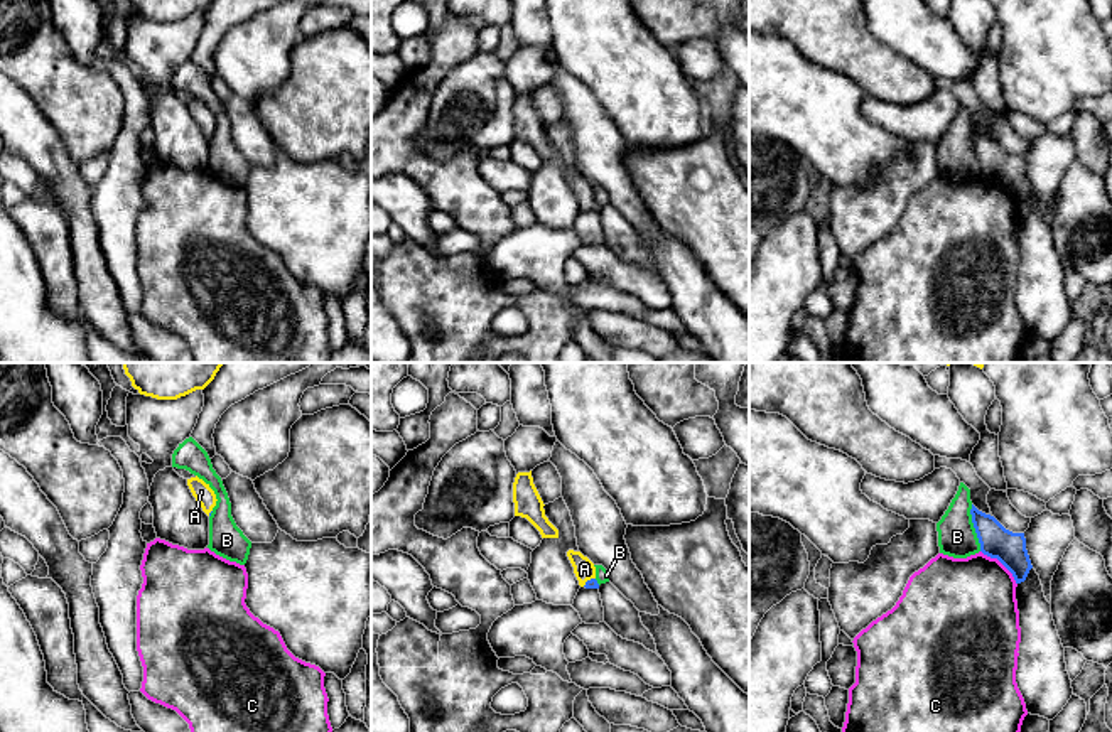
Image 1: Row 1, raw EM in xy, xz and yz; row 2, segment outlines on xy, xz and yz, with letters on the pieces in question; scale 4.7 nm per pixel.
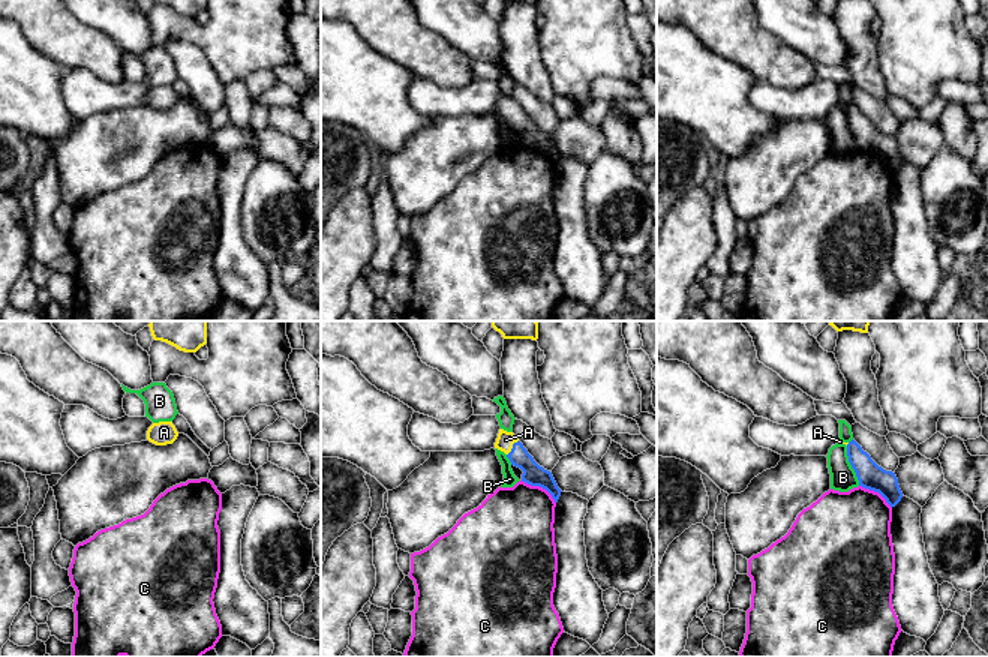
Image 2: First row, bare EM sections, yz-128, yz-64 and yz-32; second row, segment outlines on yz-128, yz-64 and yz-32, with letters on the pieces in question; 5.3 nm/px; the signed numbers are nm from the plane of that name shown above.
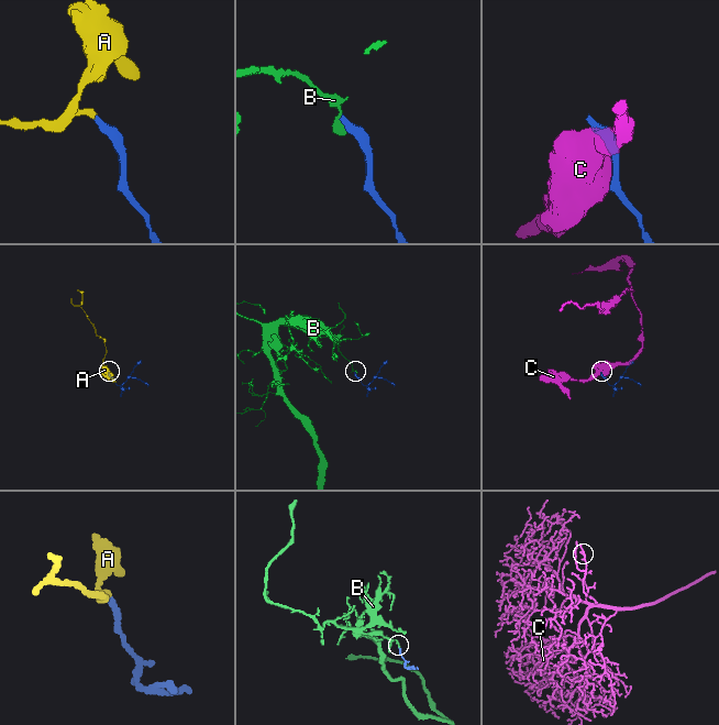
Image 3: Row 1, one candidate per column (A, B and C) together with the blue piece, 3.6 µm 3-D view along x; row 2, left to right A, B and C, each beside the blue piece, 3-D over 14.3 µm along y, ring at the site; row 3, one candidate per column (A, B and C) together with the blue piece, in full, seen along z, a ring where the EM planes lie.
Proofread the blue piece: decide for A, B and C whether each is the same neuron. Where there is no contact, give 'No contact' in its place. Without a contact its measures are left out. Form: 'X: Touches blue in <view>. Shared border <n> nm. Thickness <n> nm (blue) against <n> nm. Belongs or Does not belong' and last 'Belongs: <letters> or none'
A: Touches blue in xz. Shared border 80 nm. Thickness 50 nm (blue) against 100 nm. Belongs
B: Touches blue in yz. Shared border 220 nm. Thickness 160 nm (blue) against 180 nm. Does not belong
C: Touches blue in yz. Shared border 240 nm. Thickness 160 nm (blue) against 440 nm. Does not belong
Belongs: A

